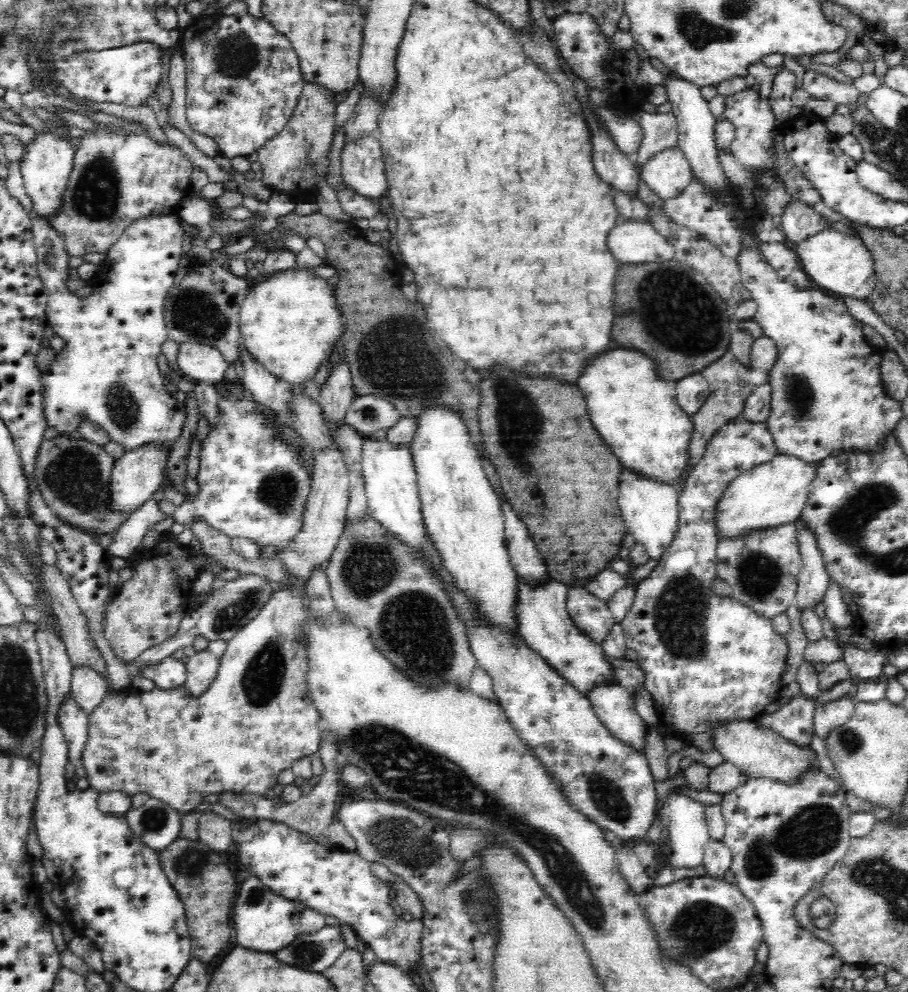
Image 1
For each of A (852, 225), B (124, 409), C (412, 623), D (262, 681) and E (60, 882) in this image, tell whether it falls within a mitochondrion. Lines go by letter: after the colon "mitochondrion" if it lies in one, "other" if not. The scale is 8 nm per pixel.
A: other
B: mitochondrion
C: mitochondrion
D: mitochondrion
E: other

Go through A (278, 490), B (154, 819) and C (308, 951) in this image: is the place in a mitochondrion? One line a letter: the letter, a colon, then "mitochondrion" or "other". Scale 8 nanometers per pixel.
A: mitochondrion
B: mitochondrion
C: mitochondrion

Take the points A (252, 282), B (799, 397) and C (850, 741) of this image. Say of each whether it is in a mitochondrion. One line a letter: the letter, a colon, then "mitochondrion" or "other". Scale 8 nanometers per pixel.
A: other
B: mitochondrion
C: mitochondrion

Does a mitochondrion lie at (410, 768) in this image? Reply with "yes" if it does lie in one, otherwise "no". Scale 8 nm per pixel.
yes

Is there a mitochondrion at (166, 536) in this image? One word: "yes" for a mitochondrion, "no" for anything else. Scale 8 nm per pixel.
no

